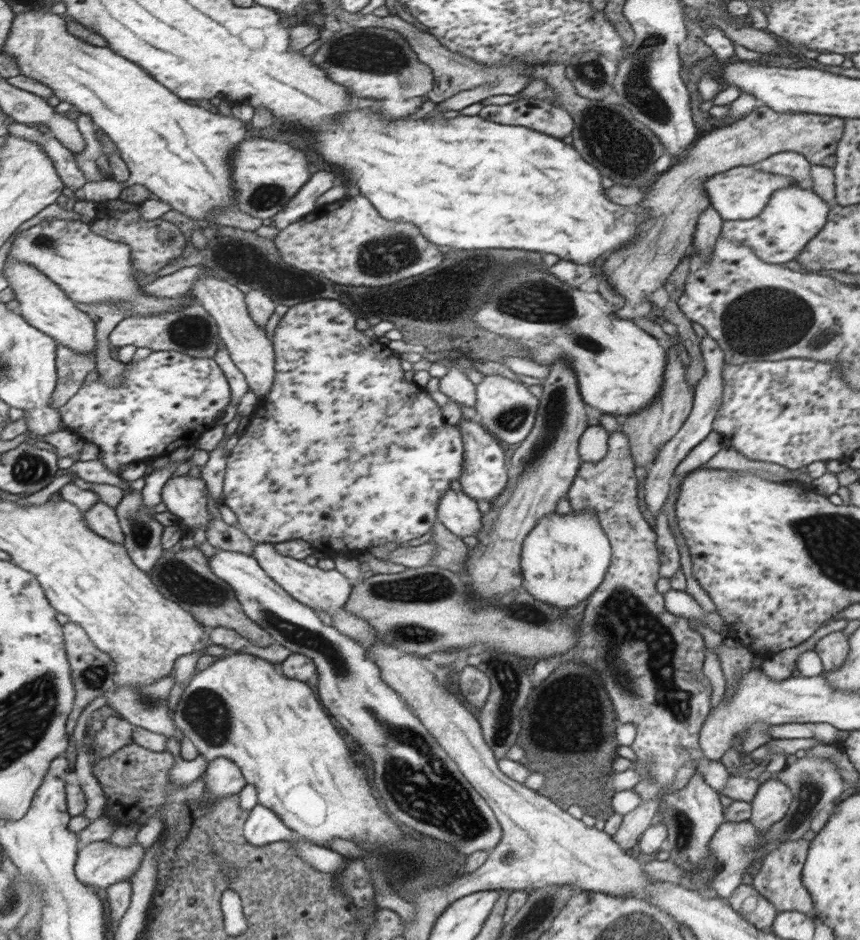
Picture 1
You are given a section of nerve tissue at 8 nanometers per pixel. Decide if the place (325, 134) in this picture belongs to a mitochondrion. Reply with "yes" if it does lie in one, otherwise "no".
no

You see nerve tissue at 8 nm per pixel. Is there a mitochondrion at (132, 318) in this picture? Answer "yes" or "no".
no

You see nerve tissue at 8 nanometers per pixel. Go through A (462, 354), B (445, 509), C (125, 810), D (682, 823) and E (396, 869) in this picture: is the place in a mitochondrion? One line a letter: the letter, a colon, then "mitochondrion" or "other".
A: other
B: other
C: other
D: mitochondrion
E: mitochondrion

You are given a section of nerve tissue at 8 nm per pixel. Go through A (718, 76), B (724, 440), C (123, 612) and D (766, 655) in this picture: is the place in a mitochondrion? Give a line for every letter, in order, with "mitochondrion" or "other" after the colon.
A: other
B: other
C: mitochondrion
D: other

